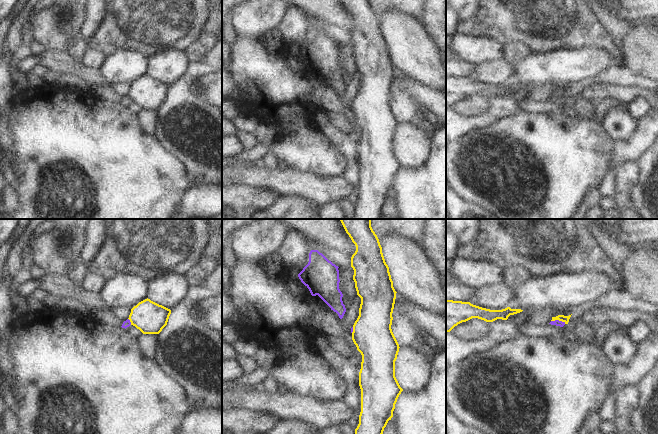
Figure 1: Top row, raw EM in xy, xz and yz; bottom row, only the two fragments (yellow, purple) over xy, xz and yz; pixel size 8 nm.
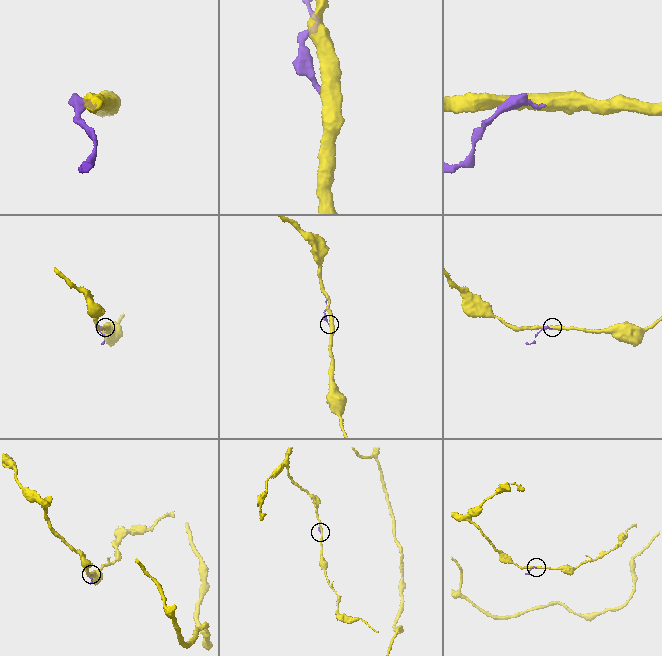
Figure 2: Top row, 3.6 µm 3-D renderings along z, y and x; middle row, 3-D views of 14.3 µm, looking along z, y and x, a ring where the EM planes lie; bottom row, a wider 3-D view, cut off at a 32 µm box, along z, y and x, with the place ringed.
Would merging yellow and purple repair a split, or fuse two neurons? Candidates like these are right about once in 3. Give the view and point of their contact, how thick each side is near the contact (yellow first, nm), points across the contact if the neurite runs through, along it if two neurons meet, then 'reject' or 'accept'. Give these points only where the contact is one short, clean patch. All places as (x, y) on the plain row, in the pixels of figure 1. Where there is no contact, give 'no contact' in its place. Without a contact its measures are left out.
contact yz (558, 95); calibres 50 and 50 nm; border yz (551, 96), (561, 96), (565, 99); reject

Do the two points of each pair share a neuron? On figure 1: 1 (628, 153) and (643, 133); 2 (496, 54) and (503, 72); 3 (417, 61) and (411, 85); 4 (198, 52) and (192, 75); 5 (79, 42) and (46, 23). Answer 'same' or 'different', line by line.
1: same
2: different
3: different
4: different
5: different

